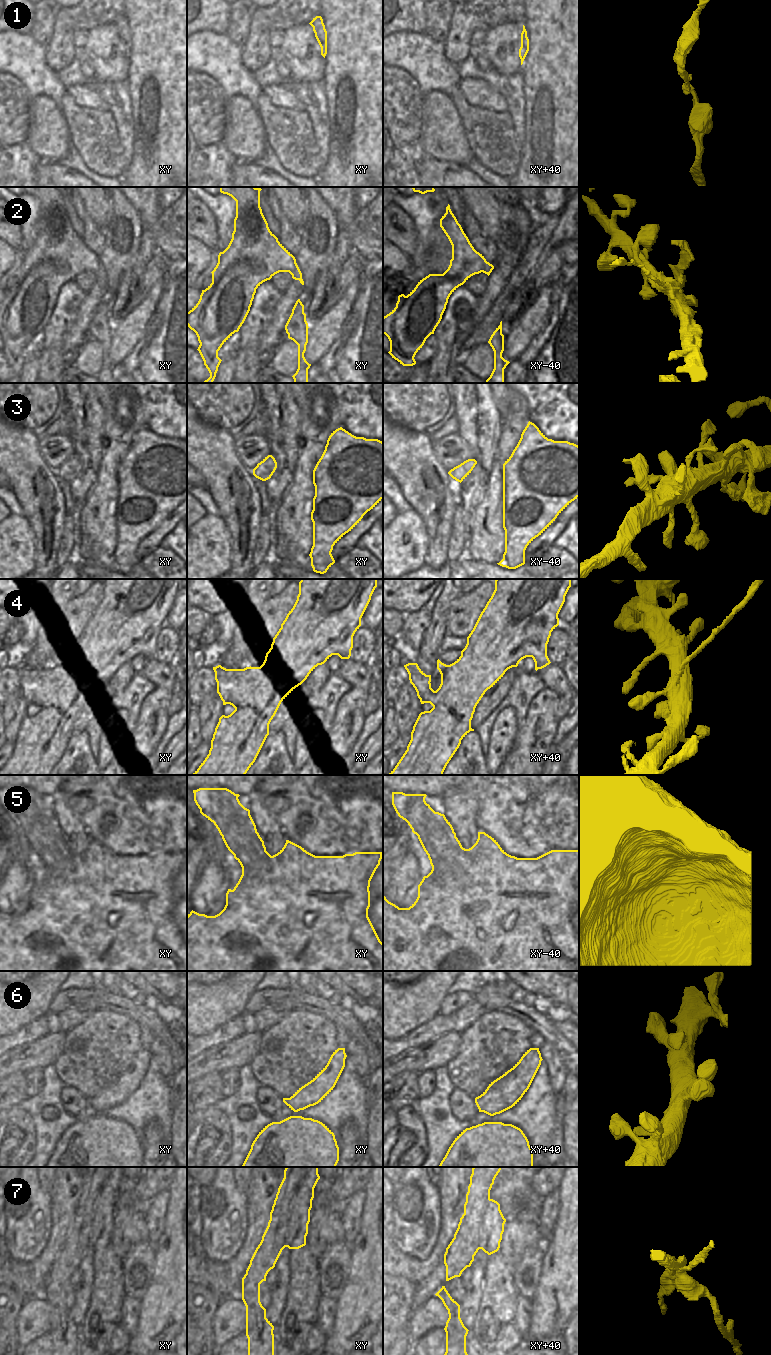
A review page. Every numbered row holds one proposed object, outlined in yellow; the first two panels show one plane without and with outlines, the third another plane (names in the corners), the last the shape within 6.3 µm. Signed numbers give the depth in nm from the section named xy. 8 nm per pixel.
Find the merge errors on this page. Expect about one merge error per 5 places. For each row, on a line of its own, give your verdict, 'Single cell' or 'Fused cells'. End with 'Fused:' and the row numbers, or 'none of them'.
1: Single cell
2: Fused cells
3: Single cell
4: Fused cells
5: Fused cells
6: Single cell
7: Fused cells
Fused: 2, 4, 5, 7.

